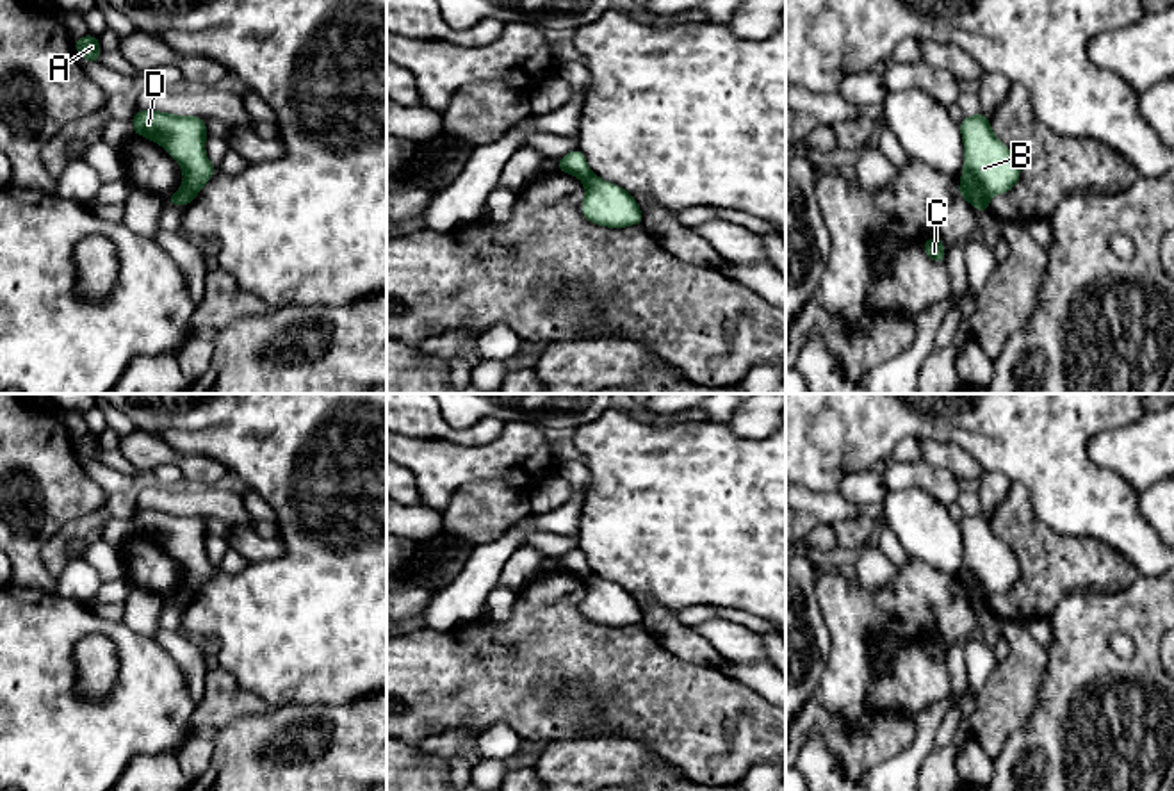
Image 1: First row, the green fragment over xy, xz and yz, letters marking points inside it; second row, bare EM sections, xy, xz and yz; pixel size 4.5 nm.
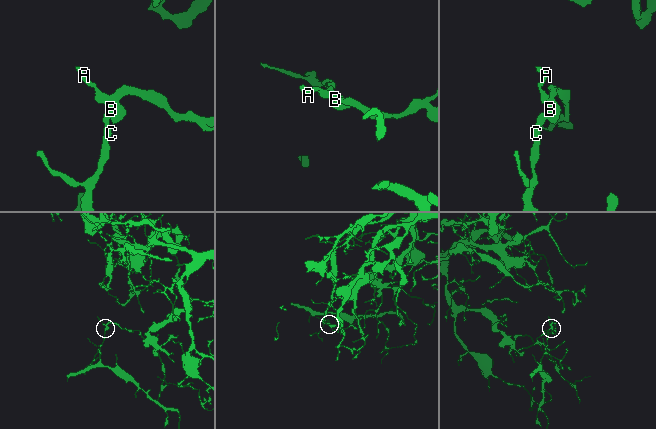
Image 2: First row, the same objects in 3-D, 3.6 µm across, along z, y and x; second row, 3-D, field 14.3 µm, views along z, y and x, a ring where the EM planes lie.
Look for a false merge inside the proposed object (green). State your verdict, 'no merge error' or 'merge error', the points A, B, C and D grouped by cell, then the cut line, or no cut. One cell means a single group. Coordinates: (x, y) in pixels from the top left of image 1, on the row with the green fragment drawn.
merge error | A B D / C | xy (184, 182), (191, 200)

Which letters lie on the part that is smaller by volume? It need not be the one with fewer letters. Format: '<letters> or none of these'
C

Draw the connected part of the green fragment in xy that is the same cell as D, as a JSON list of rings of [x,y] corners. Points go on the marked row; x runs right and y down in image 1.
[[[139,110],[132,116],[132,125],[134,135],[159,143],[182,166],[191,201],[219,169],[208,162],[205,153],[208,132],[203,118]]]

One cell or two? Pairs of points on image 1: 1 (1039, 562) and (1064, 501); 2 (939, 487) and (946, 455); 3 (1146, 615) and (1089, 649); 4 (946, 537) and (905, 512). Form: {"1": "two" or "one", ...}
{"1": "two", "2": "two", "3": "one", "4": "one"}

